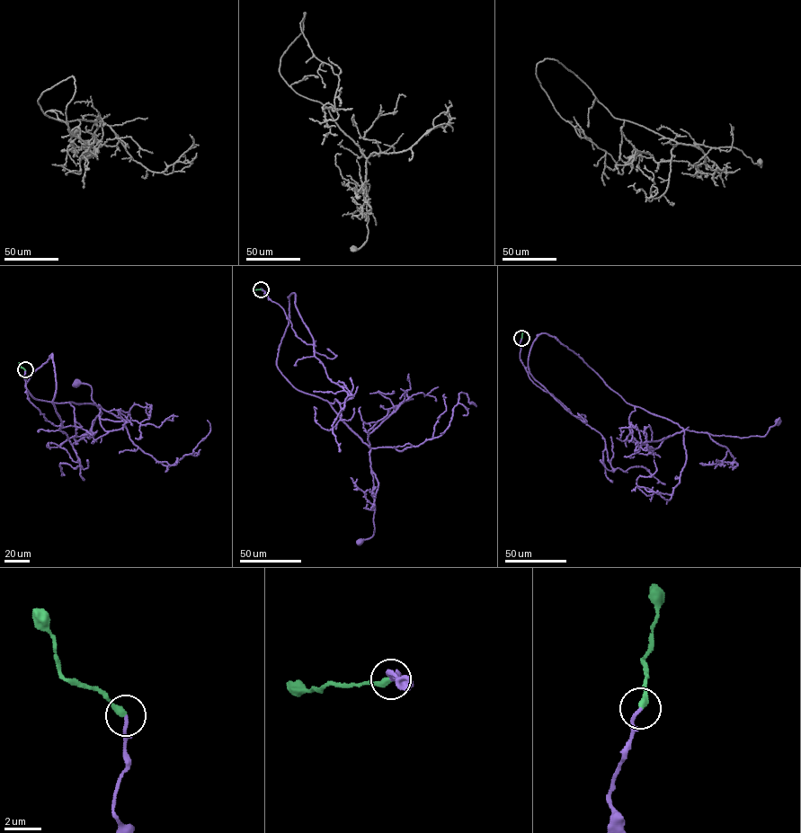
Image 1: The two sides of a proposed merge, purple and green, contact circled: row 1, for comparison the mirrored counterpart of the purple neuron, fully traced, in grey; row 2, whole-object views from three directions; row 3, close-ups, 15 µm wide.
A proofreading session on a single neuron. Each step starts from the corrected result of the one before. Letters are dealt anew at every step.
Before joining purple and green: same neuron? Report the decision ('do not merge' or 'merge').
merge

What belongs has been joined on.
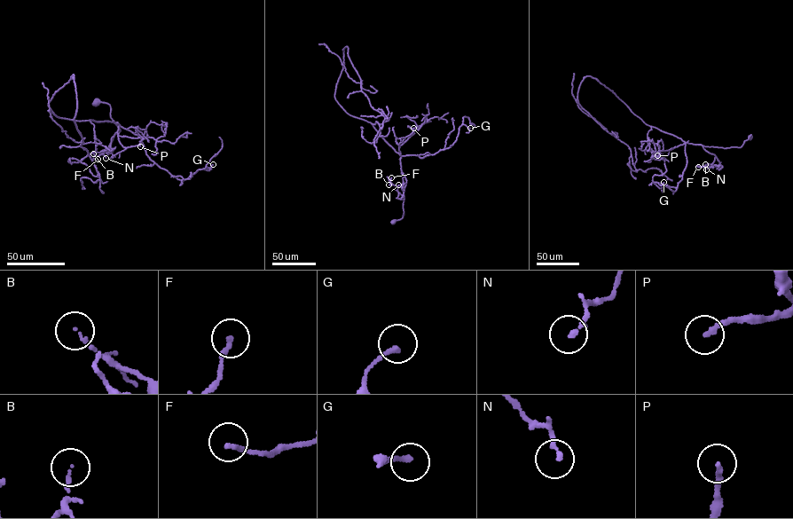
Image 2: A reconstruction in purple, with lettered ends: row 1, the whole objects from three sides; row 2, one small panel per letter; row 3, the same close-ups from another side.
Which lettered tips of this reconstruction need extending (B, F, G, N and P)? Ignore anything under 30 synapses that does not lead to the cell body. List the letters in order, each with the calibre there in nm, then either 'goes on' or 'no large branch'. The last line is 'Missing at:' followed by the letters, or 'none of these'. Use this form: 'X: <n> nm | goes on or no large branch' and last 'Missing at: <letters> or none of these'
B: 120 nm | no large branch
F: 200 nm | no large branch
G: 190 nm | no large branch
N: 190 nm | no large branch
P: 200 nm | goes on
Missing at: P

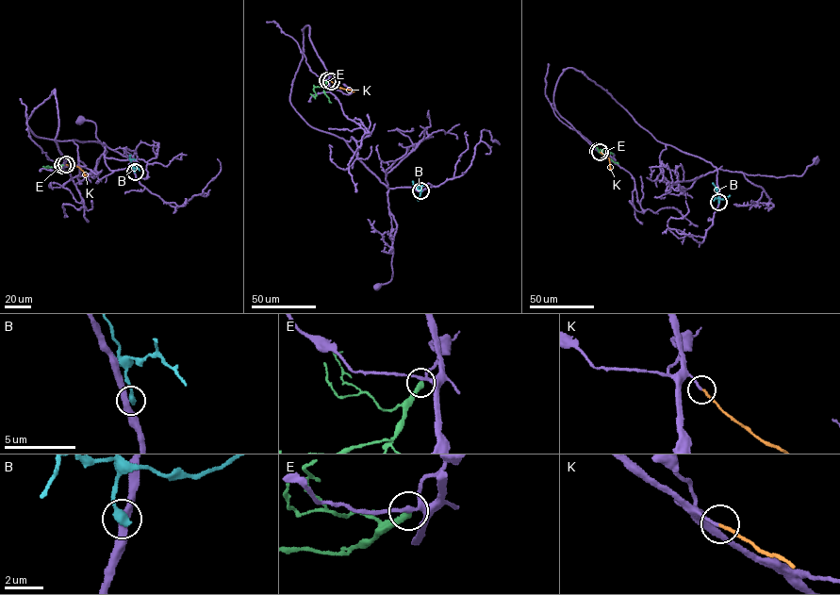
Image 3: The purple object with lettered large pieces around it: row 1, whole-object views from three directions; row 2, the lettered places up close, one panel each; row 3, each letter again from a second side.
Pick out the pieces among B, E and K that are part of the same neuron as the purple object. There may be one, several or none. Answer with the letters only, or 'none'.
K

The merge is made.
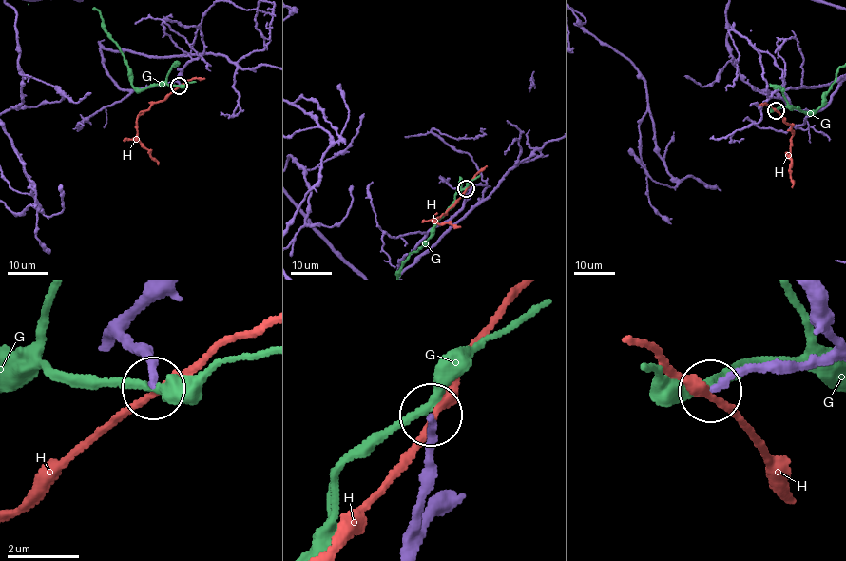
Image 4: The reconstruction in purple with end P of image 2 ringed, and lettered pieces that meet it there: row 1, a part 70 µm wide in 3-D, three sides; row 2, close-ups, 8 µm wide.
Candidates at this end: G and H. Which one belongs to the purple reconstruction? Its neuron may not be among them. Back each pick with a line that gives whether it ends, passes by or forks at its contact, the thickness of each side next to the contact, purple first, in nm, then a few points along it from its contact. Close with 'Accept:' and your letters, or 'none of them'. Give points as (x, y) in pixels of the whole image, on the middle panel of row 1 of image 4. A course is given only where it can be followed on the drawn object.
Accept: none of them

